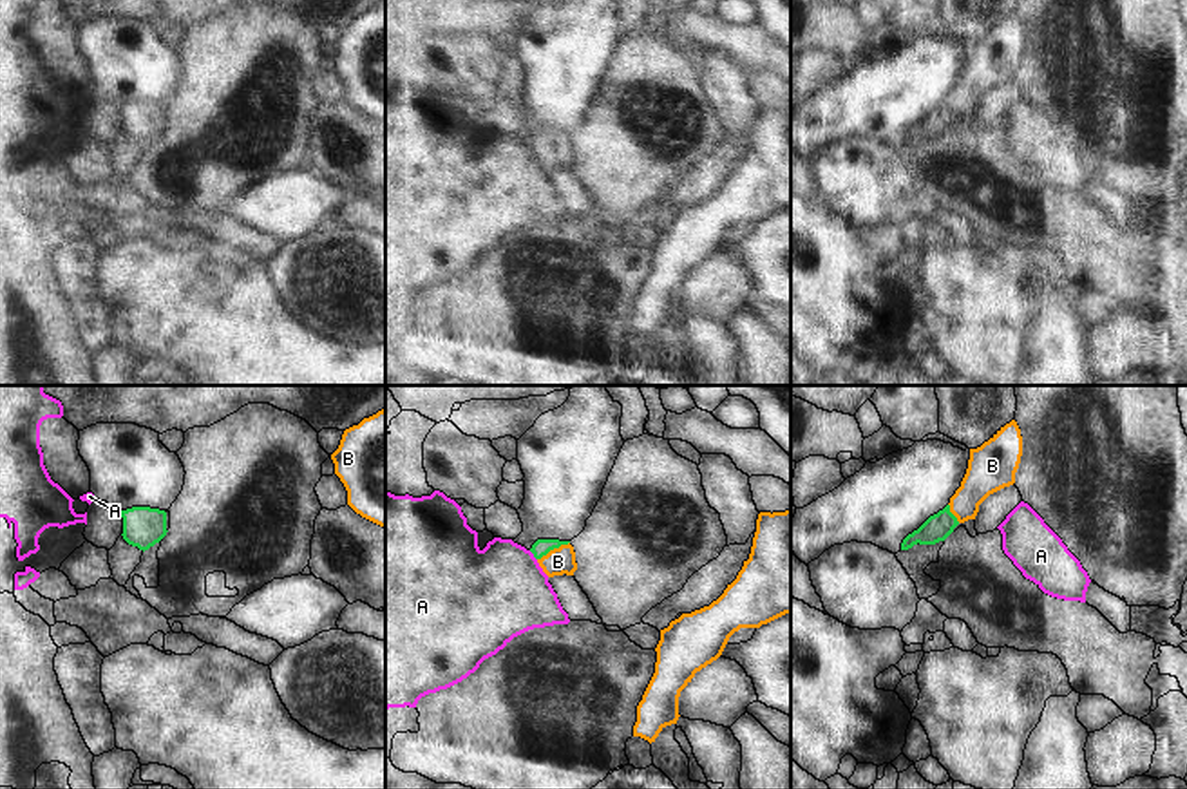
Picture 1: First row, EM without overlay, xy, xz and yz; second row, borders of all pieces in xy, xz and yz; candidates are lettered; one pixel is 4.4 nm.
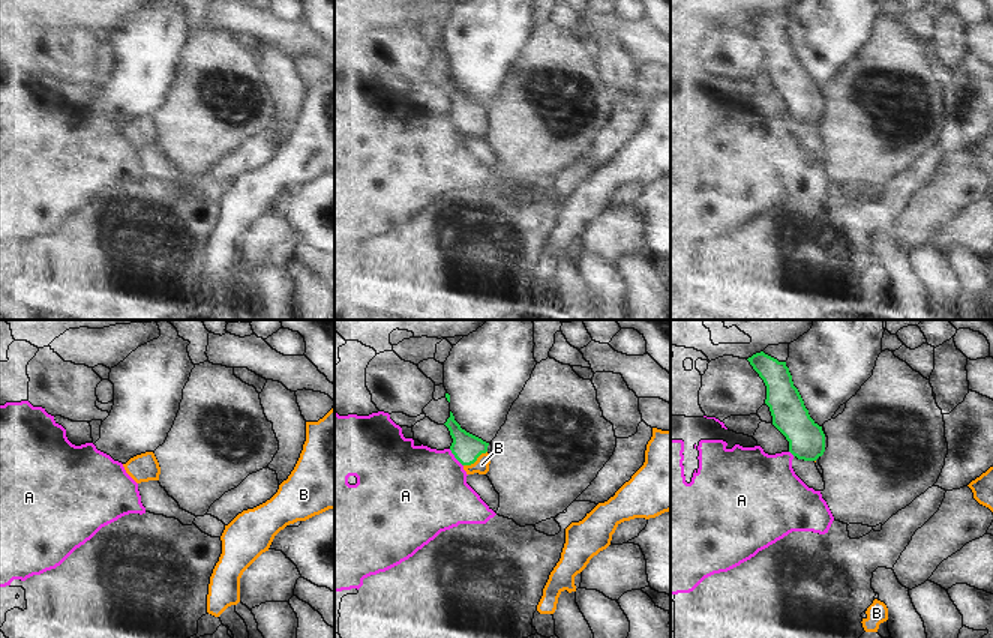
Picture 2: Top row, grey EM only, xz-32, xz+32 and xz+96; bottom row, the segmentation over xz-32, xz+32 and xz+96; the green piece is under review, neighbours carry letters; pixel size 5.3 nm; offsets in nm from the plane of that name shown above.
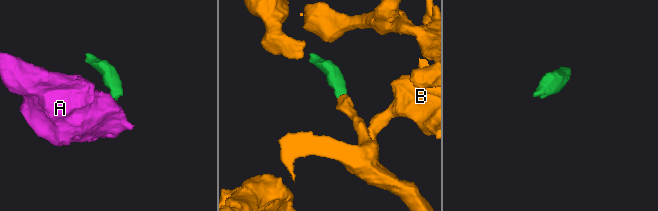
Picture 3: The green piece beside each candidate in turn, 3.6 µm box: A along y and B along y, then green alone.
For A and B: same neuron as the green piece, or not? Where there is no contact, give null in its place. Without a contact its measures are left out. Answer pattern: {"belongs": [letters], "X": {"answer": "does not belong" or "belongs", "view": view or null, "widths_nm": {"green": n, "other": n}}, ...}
{"belongs": ["B"], "A": {"answer": "does not belong", "view": "xz", "widths_nm": {"green": 80, "other": 420}}, "B": {"answer": "belongs", "view": "xz", "widths_nm": {"green": 80, "other": 120}}}

